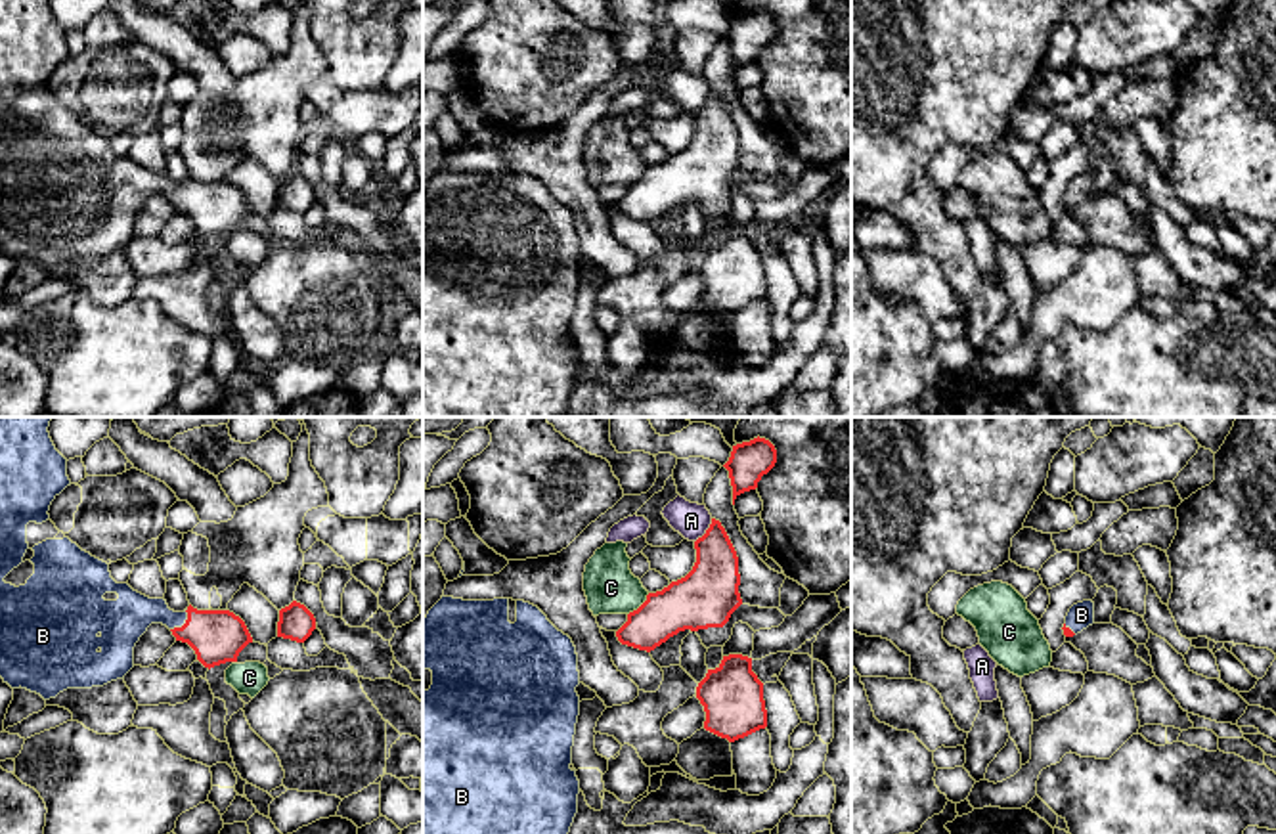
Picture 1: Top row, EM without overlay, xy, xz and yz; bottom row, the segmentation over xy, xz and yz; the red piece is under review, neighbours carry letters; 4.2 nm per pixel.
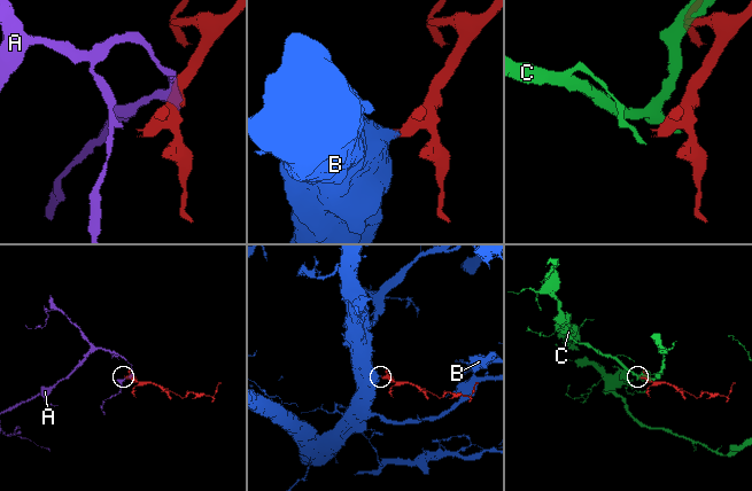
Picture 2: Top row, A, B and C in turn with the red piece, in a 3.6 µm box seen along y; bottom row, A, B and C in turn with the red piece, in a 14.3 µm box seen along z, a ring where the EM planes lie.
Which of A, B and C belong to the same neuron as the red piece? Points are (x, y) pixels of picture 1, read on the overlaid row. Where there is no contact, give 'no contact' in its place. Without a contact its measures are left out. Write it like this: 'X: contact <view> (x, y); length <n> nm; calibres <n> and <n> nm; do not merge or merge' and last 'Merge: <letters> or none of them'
A: contact xz (706, 530); length 130 nm; calibres 240 and 150 nm; do not merge
B: contact xy (184, 624); length 110 nm; calibres 220 and 190 nm; merge
C: contact xz (641, 605); length 130 nm; calibres 240 and 220 nm; do not merge
Merge: B

